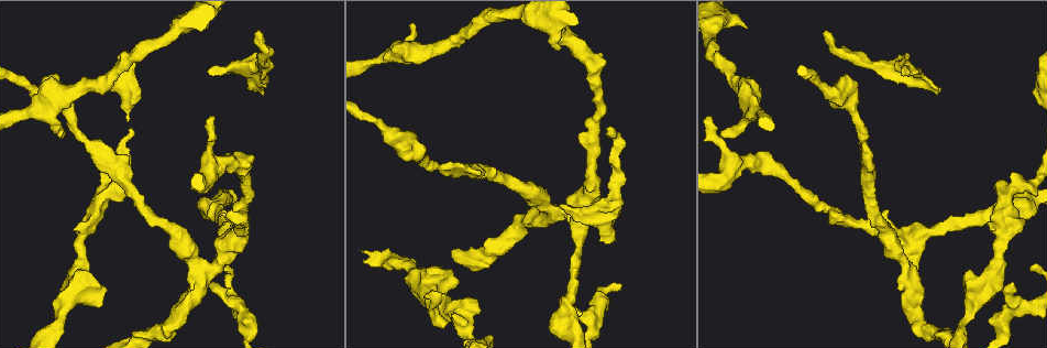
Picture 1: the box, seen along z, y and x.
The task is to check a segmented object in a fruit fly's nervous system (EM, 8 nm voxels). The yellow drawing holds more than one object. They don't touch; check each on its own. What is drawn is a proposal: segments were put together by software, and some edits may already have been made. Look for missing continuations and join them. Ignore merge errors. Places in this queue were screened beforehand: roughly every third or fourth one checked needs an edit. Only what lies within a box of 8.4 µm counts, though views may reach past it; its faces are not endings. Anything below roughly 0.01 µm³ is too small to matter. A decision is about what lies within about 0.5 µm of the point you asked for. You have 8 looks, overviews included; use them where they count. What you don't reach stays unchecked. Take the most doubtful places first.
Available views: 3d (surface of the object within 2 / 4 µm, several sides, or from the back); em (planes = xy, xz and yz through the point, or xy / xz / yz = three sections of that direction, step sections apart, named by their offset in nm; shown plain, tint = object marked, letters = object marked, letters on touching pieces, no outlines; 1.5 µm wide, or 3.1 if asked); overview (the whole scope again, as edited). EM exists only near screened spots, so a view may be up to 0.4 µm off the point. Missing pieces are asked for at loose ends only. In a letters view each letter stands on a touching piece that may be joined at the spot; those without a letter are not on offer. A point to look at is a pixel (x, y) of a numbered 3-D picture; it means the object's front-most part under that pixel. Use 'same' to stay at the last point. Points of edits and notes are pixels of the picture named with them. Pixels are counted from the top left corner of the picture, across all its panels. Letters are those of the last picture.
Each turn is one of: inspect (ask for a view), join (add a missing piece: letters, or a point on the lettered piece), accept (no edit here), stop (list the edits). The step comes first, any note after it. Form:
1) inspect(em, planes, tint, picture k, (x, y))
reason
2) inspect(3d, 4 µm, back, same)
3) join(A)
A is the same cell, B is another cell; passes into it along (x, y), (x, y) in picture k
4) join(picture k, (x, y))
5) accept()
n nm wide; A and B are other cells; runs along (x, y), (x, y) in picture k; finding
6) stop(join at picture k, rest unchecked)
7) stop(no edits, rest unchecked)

inspect(3d, 4 µm, back, picture 1, (258, 33))
an open end

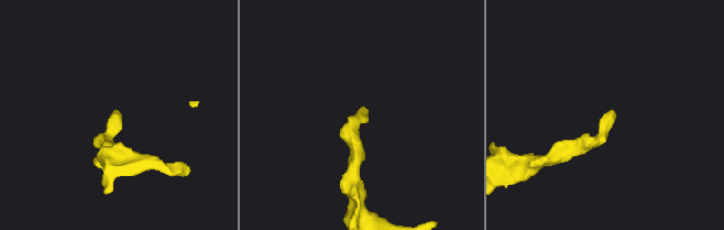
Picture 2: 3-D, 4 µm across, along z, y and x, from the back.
inspect(em, planes, letters, picture 2, (614, 116))
need the tissue

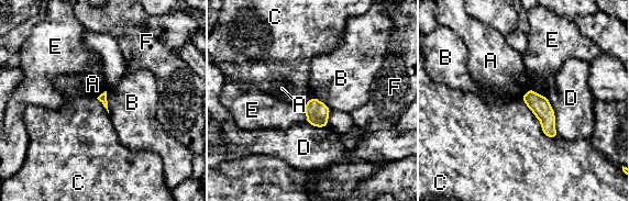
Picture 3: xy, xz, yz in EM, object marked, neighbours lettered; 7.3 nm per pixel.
accept()
A, B, C, D, E and F are other cells; no lettered piece goes on from it

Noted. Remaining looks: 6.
inspect(3d, 4 µm, picture 1, (213, 281))
free end

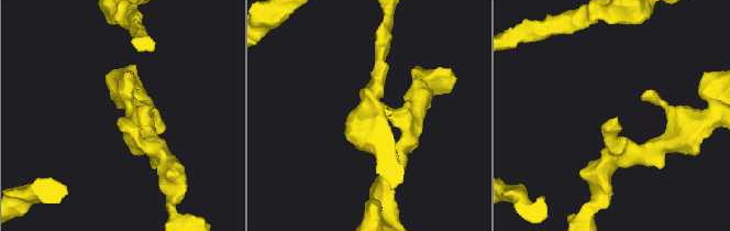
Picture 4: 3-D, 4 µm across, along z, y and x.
inspect(em, xz, step 8, tint, picture 4, (120, 120))

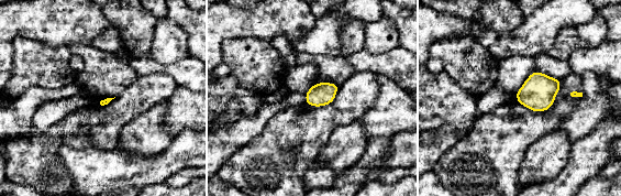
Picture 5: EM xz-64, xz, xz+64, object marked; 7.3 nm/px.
inspect(em, planes, letters, same)
another direction

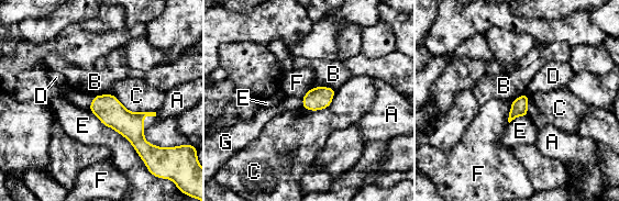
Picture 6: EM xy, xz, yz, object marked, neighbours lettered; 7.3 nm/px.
accept()
E touches over 550 nm; A, B, C, D, E, F and G are other cells; border along (310, 87), (331, 87), (335, 89) in picture 6; no lettered piece goes on from it

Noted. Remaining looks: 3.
inspect(3d, 4 µm, picture 1, (556, 49))
free end

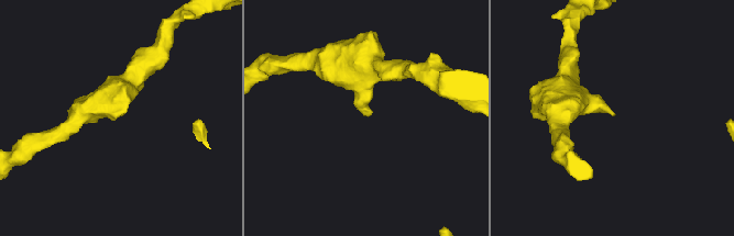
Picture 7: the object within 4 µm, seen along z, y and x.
inspect(em, xz, step 4, tint, picture 7, (369, 114))
now the EM

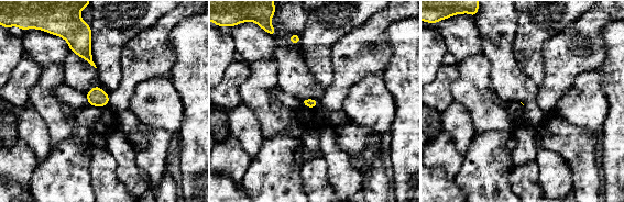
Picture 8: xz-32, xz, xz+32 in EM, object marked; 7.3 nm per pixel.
inspect(em, planes, letters, same)

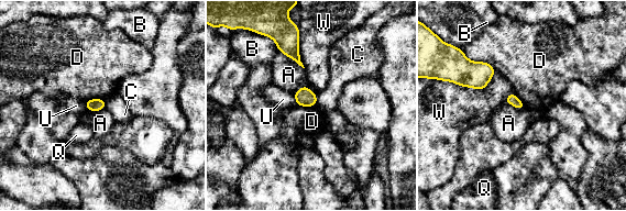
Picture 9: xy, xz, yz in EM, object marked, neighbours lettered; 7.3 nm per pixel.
accept()
W touches over 360 nm; A, B, C, D, Q, U and W are other cells; none of them fits

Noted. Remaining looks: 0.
stop(no edits, rest unchecked)

